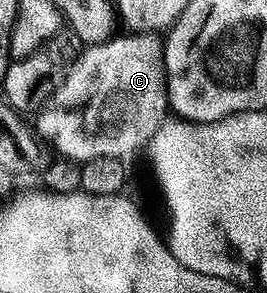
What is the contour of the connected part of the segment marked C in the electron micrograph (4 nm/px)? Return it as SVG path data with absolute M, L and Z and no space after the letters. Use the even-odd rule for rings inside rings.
M157 33L114 34L106 43L86 46L70 62L60 83L54 86L51 97L46 99L37 115L36 134L42 140L53 143L60 158L65 161L85 163L95 157L121 159L132 151L146 146L169 111L169 94L165 92L165 48Z

